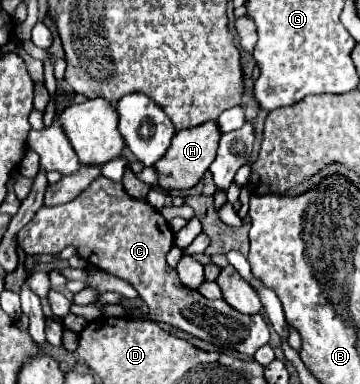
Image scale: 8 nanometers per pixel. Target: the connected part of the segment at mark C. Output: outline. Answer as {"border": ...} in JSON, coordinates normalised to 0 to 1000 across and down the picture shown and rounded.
{"border":[[[278,458],[272,469],[261,469],[244,484],[244,495],[233,495],[200,526],[172,531],[172,536],[117,536],[94,568],[50,604],[50,641],[72,661],[150,661],[150,656],[172,656],[183,641],[206,641],[244,688],[256,688],[278,703],[294,703],[322,724],[361,734],[378,750],[378,760],[389,766],[389,776],[411,792],[411,833],[472,844],[472,849],[500,854],[594,901],[622,901],[622,906],[644,901],[650,911],[661,911],[683,927],[706,927],[706,917],[722,901],[744,896],[744,885],[750,885],[750,859],[744,859],[744,844],[728,818],[706,818],[706,823],[667,818],[667,813],[644,807],[644,797],[633,797],[633,786],[578,781],[550,755],[522,755],[500,734],[489,703],[472,698],[461,682],[461,661],[483,641],[483,604],[478,604],[472,583],[411,526],[367,516],[344,495],[339,474],[317,474],[306,464]]]}

